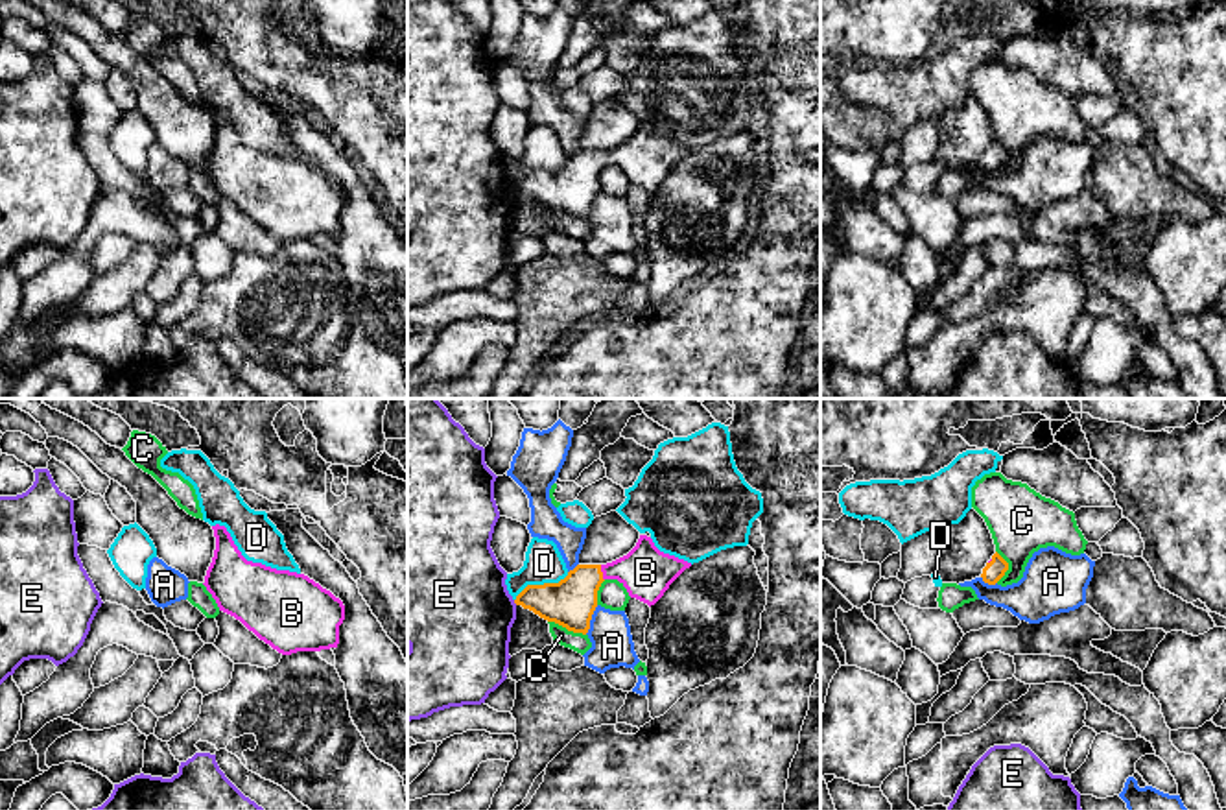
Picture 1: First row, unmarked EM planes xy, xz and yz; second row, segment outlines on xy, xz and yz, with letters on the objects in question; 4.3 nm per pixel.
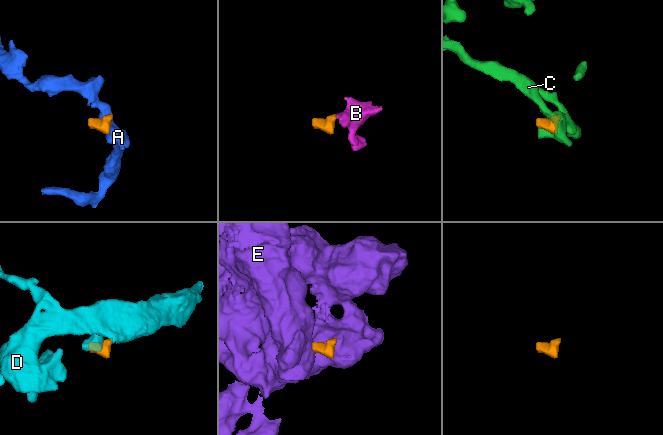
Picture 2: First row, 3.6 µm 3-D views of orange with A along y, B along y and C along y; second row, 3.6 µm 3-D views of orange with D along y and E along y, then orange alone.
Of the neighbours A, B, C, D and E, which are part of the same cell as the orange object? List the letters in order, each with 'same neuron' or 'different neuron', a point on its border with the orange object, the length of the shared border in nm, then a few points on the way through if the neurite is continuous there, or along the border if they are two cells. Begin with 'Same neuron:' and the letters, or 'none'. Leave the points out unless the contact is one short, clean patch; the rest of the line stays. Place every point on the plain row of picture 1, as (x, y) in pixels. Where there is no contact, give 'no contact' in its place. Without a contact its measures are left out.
Same neuron: B
A: different neuron | xz (590, 205) | 140 nm | along xz (598, 192), (585, 220)
B: same neuron | xz (601, 159) | 70 nm | across xz (570, 189), (601, 159), (646, 159)
C: different neuron | xz (566, 214) | 180 nm | along xz (548, 207), (585, 222)
D: different neuron | xz (541, 172) | 260 nm | along xz (568, 159), (557, 168), (530, 170), (515, 187)
E: different neuron | xz (515, 189) | 30 nm | along xz (513, 187), (517, 190)

